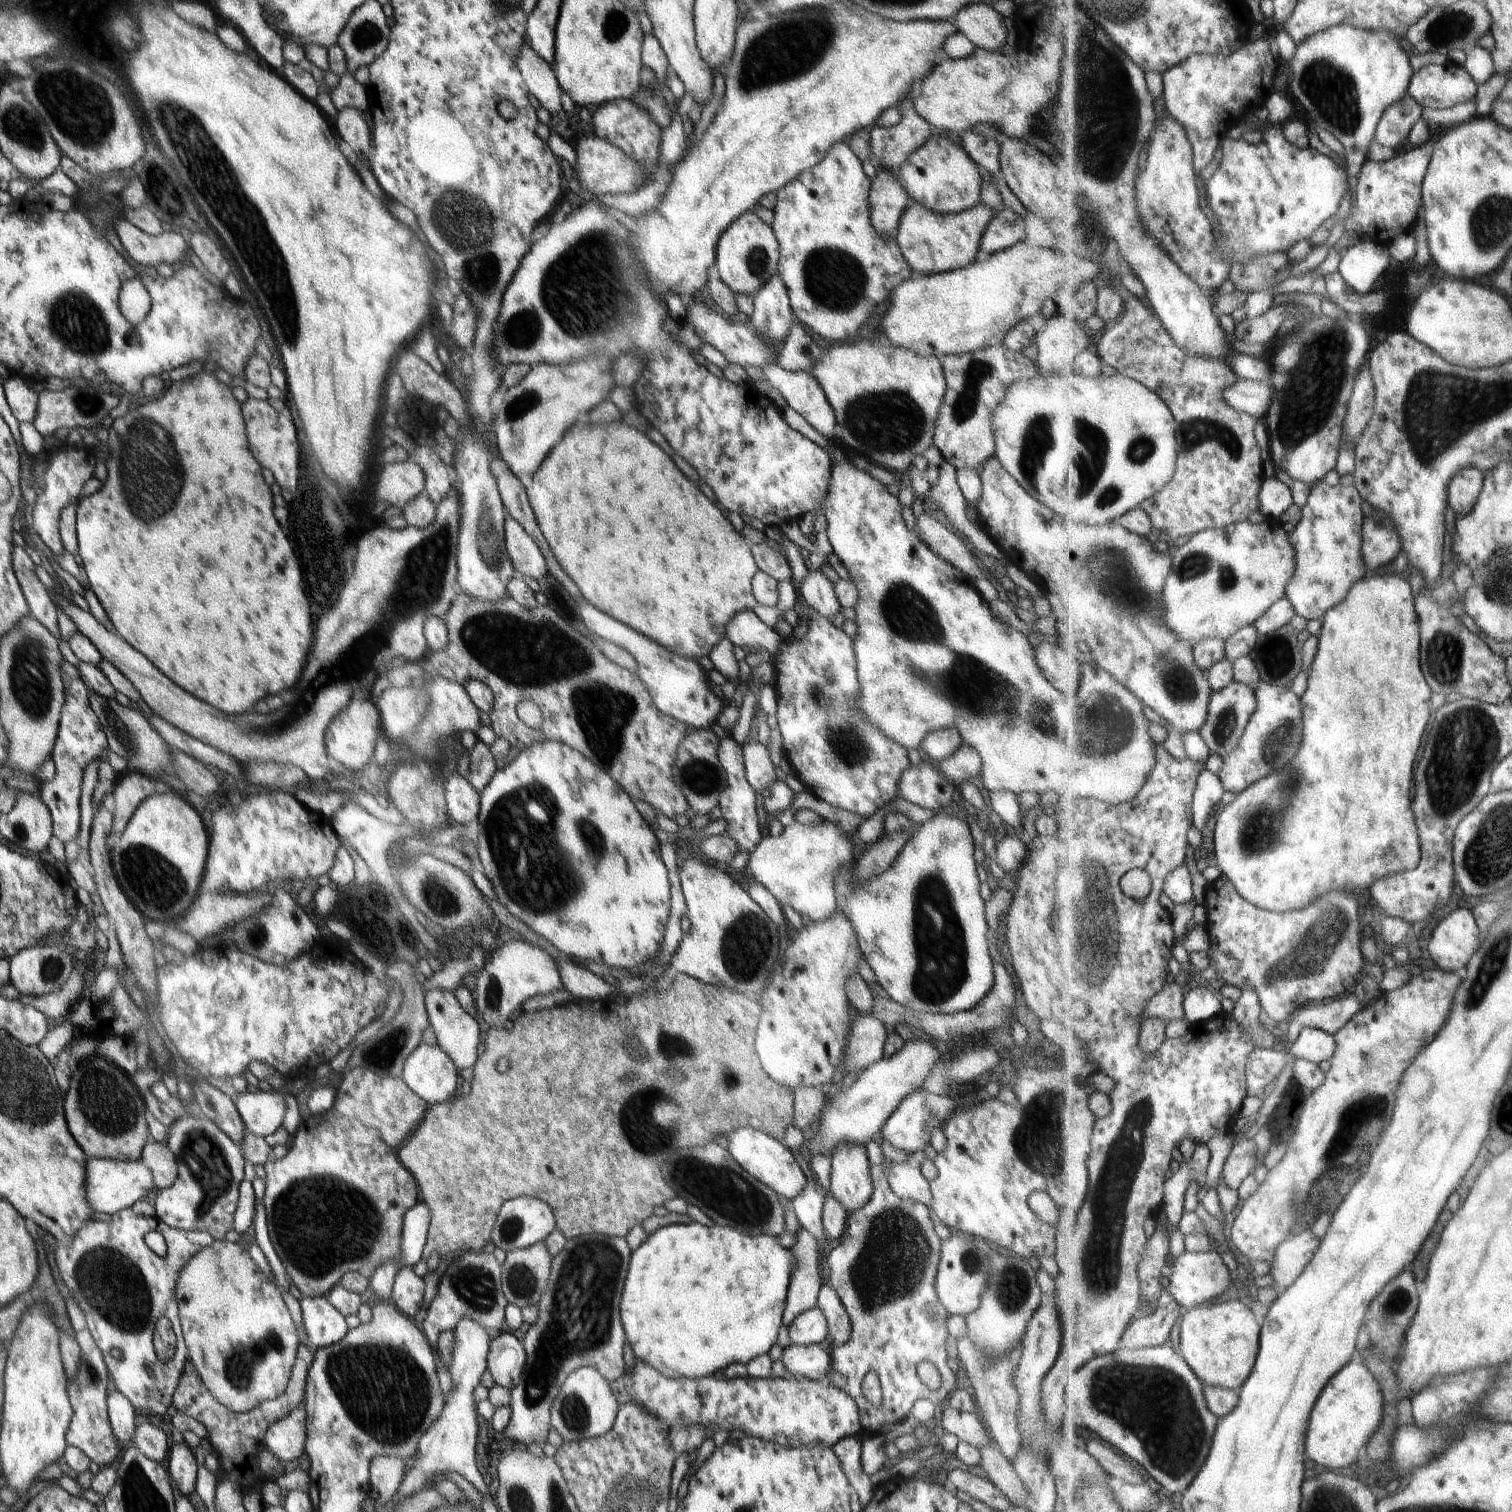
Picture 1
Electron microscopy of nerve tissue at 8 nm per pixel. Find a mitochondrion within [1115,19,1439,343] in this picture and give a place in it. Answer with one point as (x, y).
(1333, 91)

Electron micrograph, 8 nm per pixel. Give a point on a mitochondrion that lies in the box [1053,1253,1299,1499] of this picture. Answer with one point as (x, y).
(1158, 1401)

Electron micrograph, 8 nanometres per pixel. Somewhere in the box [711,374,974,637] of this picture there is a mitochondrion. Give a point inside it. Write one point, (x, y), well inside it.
(890, 421)

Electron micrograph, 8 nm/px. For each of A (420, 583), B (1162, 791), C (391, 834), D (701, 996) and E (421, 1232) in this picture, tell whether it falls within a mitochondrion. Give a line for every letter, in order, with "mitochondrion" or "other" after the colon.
A: mitochondrion
B: other
C: other
D: other
E: other

